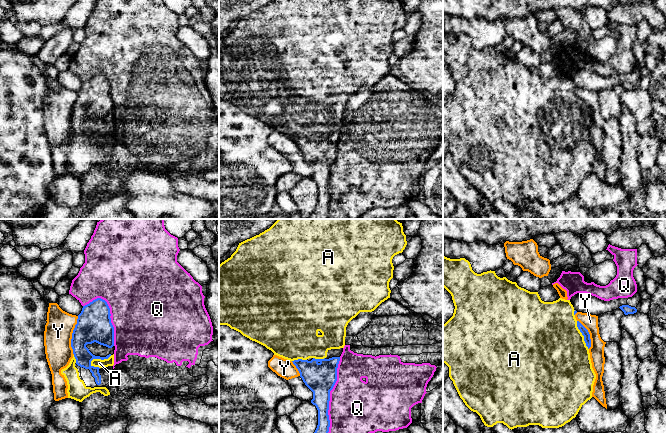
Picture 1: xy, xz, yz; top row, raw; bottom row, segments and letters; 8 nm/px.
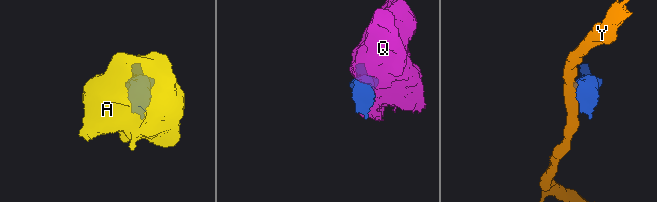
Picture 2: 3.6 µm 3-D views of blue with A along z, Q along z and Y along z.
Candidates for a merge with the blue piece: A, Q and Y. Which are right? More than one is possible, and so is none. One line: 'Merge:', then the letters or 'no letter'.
Merge: A

